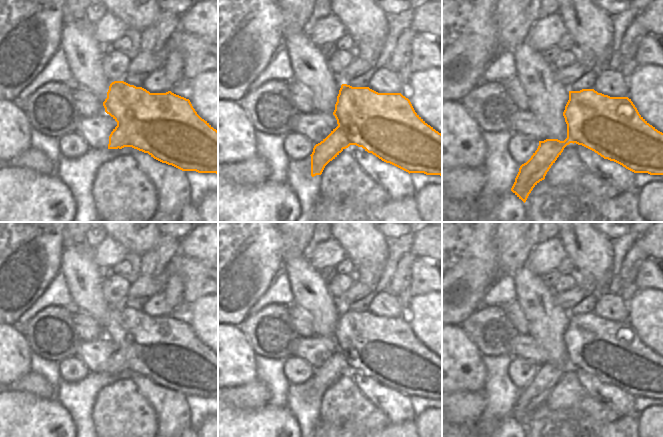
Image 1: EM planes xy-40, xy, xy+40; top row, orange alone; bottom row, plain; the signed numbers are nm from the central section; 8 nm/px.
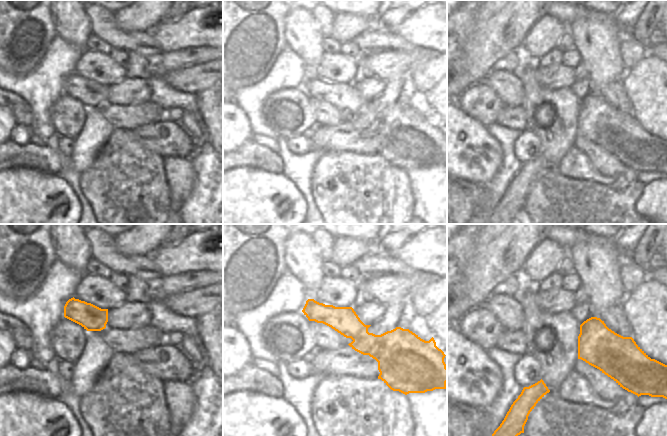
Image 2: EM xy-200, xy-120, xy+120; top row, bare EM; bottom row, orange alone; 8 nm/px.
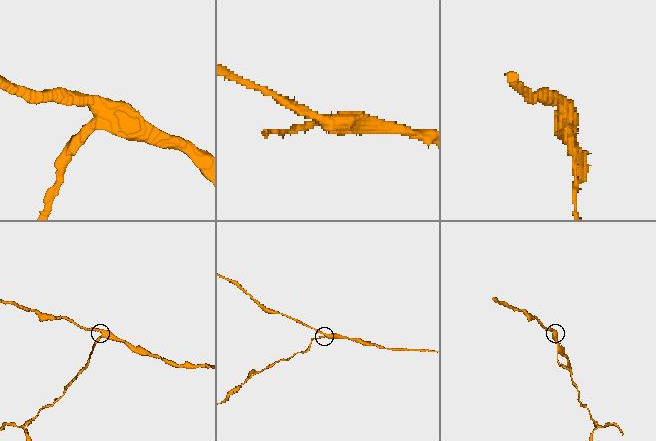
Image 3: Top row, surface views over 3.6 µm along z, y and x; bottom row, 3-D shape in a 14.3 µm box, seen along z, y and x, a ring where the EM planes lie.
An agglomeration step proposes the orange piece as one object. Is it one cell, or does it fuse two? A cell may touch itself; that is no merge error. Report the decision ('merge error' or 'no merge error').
merge error

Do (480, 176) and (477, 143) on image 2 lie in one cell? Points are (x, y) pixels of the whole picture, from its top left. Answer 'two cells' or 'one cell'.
one cell

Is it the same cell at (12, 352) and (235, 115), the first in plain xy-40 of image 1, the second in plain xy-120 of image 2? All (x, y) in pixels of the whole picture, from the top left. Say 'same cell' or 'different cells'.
same cell

